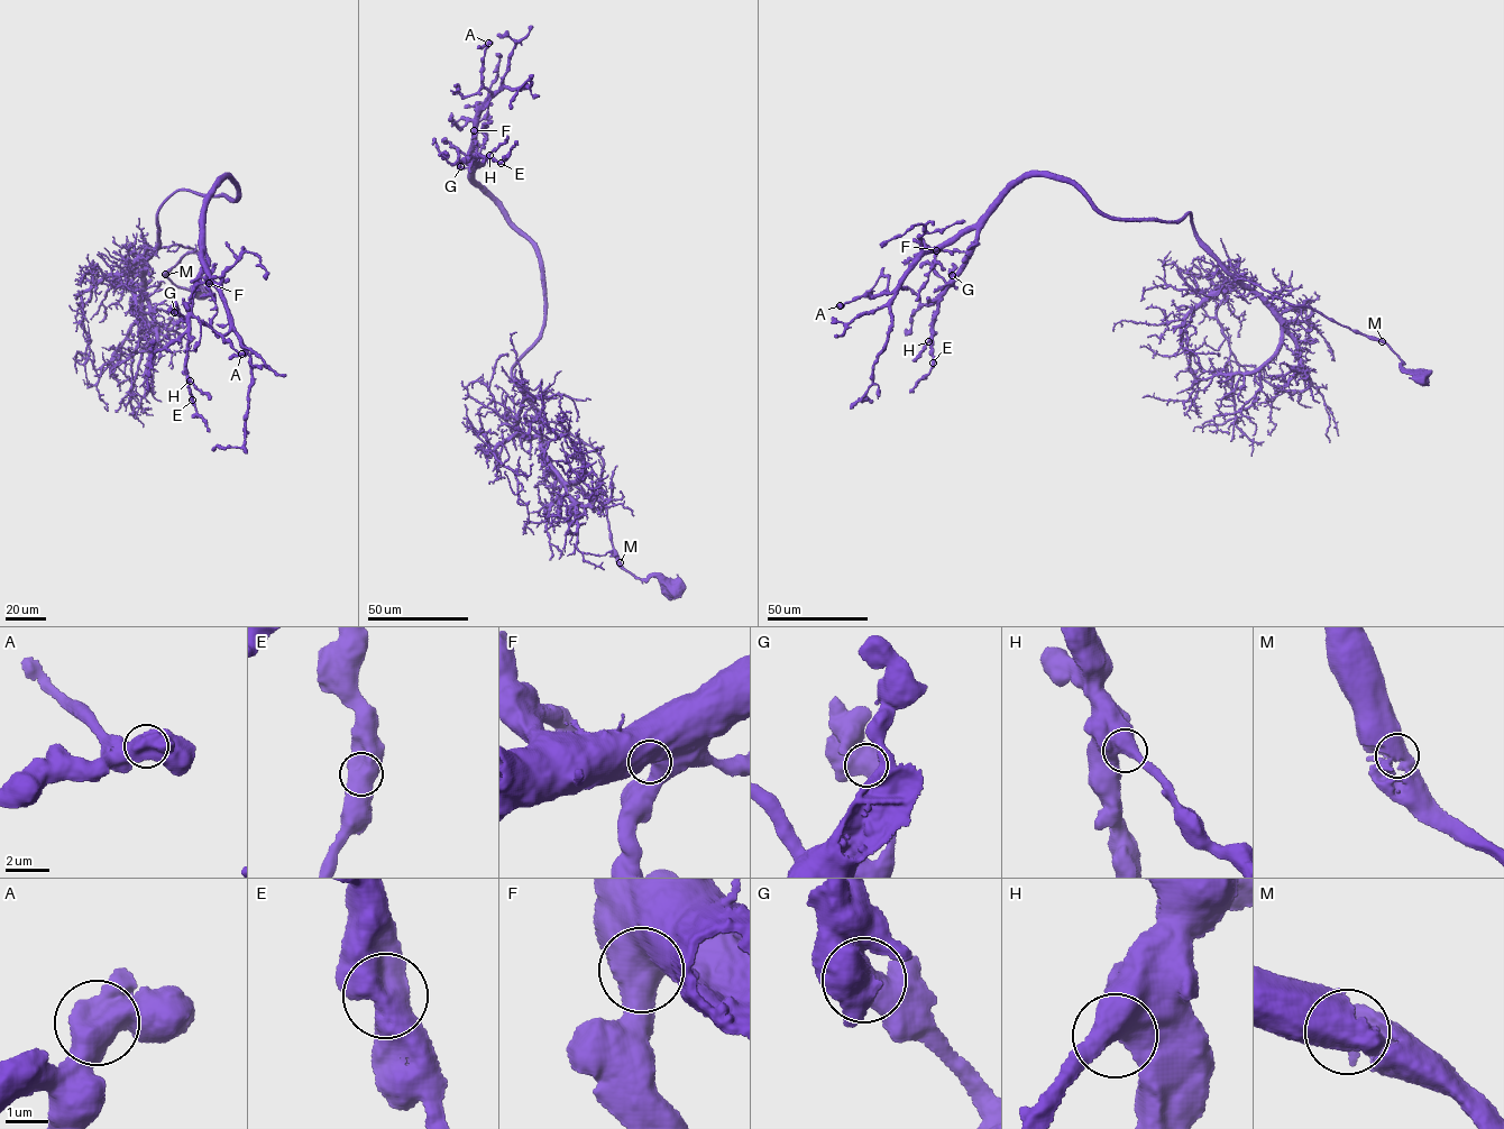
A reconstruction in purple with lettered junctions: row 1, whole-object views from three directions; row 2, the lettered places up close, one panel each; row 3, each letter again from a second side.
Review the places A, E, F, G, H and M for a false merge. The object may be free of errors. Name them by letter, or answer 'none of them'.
none of them

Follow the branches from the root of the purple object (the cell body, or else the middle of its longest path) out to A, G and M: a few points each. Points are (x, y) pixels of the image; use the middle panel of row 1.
A: (673, 590), (623, 567), (603, 459), (542, 425), (511, 376), (542, 327), (543, 263), (474, 177), (488, 43)
G: (673, 590), (623, 567), (603, 459), (514, 384), (542, 326), (543, 263), (474, 179), (482, 163), (460, 166)
M: (673, 590), (653, 576), (636, 577), (620, 562)

